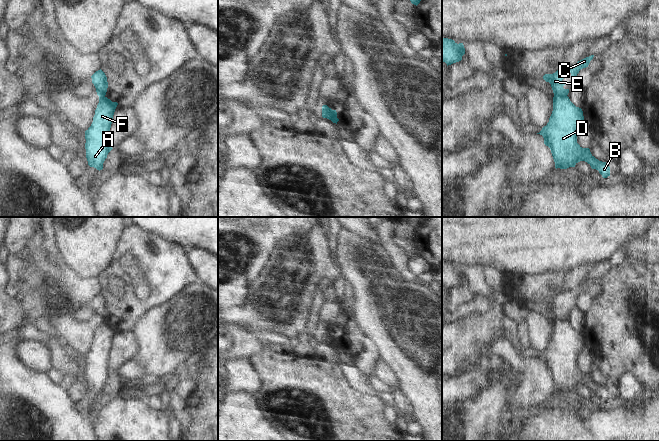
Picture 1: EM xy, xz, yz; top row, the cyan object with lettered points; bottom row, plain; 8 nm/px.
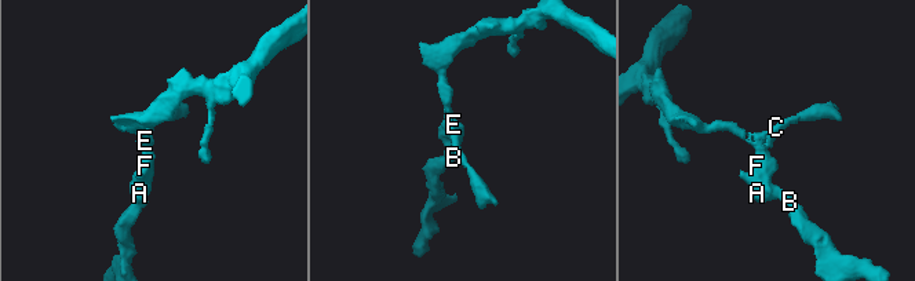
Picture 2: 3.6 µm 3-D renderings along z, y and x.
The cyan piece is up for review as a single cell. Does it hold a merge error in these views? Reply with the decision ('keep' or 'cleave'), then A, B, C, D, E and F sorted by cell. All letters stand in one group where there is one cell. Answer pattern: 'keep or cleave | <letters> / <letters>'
cleave | A B D F / C E

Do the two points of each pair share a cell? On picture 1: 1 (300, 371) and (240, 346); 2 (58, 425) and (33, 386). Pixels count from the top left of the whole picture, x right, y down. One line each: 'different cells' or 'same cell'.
1: different cells
2: same cell

